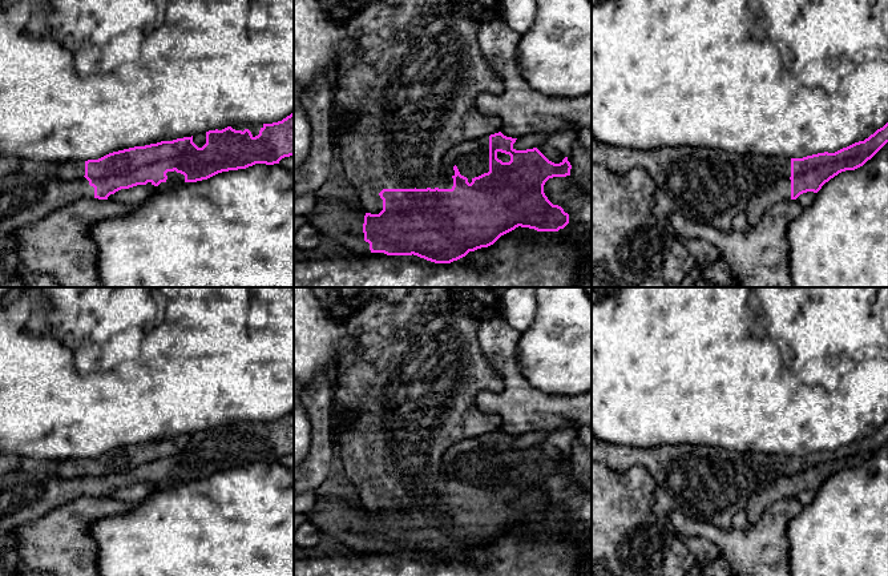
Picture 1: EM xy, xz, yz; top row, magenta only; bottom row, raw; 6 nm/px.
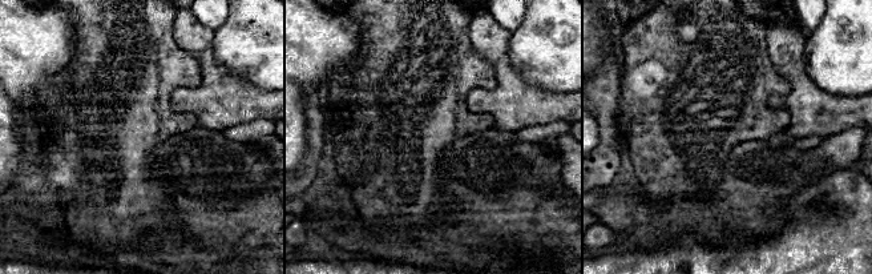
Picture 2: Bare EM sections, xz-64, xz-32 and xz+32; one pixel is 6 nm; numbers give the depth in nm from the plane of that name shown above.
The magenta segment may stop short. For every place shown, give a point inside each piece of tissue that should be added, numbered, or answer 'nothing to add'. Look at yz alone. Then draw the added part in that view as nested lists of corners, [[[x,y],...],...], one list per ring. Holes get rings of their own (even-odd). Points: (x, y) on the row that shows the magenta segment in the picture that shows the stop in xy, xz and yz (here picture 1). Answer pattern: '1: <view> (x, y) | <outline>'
1: yz (780, 190) | [[[782,178],[754,194],[744,210],[748,227],[755,226],[771,205],[786,200],[791,200],[790,178]]]

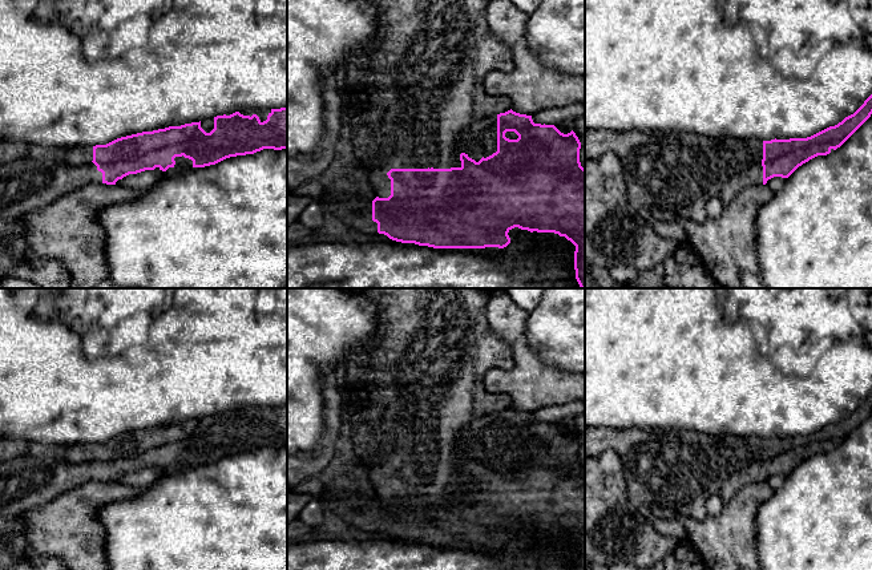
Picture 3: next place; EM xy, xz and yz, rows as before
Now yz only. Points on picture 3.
1: yz (753, 176) | [[[756,163],[748,169],[744,169],[736,174],[732,174],[726,183],[722,186],[719,195],[726,206],[728,206],[732,199],[746,187],[754,185],[763,185],[763,166]]]

